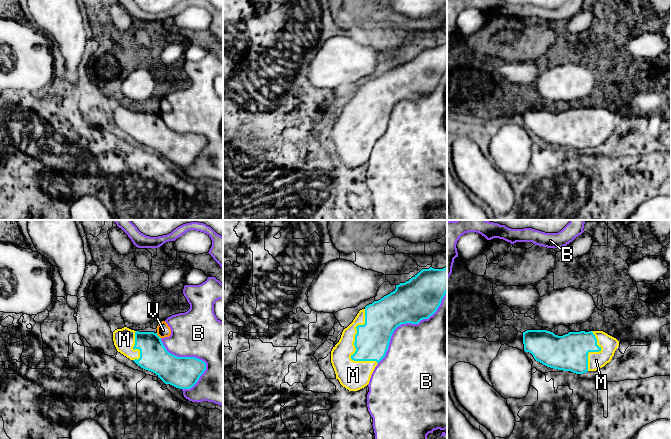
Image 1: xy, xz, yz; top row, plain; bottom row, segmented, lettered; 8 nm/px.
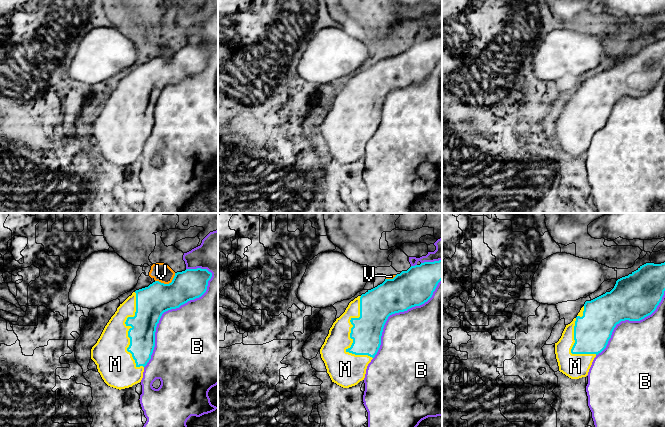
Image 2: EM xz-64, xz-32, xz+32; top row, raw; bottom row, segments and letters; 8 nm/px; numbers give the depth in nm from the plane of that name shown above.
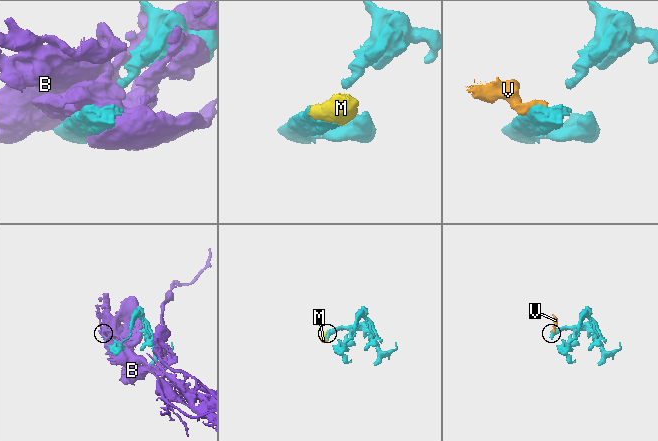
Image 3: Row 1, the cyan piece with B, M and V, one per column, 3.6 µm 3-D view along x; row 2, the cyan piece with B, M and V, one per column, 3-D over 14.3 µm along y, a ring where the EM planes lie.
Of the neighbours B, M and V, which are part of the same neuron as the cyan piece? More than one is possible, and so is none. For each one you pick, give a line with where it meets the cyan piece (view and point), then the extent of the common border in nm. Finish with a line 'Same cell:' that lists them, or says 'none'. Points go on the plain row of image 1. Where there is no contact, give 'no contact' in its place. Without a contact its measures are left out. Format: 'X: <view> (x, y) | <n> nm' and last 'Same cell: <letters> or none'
M: xz (354, 120) | 460 nm
Same cell: M

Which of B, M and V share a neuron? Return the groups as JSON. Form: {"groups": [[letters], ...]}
{"groups": [["B", "V"], ["M"]]}

